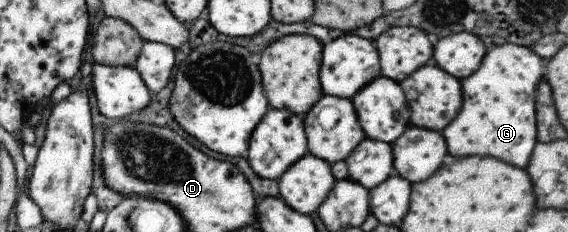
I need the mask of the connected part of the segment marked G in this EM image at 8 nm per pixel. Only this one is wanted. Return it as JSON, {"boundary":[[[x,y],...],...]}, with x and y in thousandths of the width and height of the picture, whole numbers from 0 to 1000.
{"boundary":[[[901,177],[864,198],[856,216],[838,302],[808,349],[813,409],[808,478],[803,504],[775,565],[790,677],[794,668],[798,677],[857,668],[857,677],[882,685],[914,728],[928,711],[945,573],[940,418],[947,349],[956,345],[951,259],[952,250],[942,237],[931,203],[907,194]]]}

